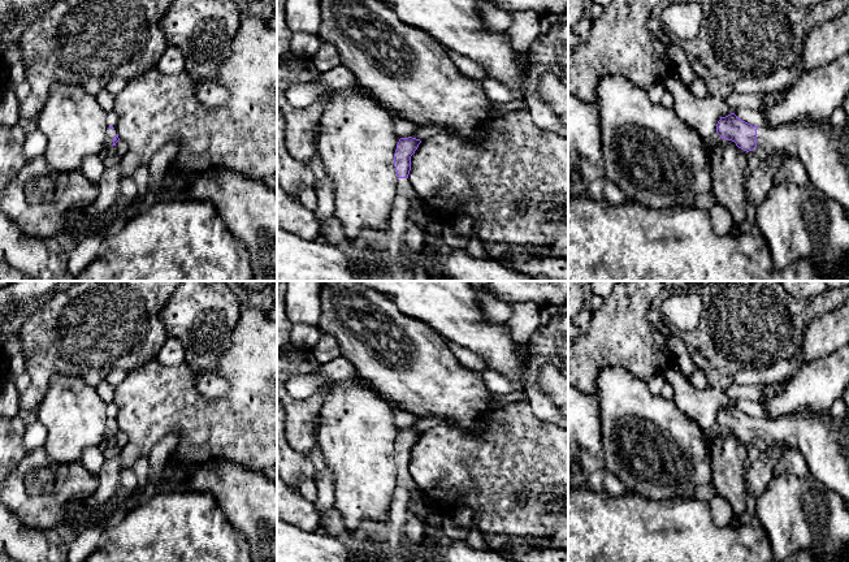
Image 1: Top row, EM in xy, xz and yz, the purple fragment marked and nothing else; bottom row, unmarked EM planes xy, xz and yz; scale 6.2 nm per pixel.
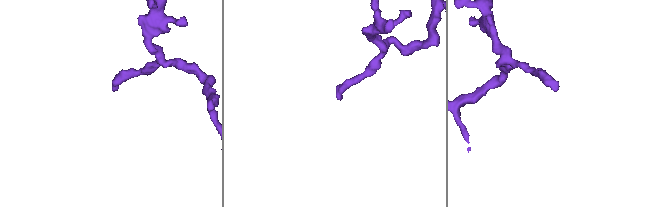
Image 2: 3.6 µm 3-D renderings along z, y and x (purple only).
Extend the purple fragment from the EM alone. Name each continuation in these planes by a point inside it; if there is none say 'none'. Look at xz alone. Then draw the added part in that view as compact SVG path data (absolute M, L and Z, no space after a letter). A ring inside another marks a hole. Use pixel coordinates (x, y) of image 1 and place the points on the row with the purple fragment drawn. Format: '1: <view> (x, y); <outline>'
1: xz (378, 255); M398 178L397 195L390 213L389 228L386 230L363 230L358 237L348 239L347 246L342 250L346 254L352 271L361 274L365 281L413 281L413 269L416 267L423 267L426 271L430 263L442 278L450 278L451 281L536 281L528 274L507 269L498 261L472 258L465 248L454 248L446 258L441 256L437 251L428 259L423 247L419 251L417 258L412 258L406 238L406 229L407 207L413 194L415 191L408 178Z

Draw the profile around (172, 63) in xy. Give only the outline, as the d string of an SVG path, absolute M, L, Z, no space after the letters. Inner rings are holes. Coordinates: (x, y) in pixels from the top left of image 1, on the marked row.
M168 46L156 68L168 75L176 75L185 69L185 56L174 46Z

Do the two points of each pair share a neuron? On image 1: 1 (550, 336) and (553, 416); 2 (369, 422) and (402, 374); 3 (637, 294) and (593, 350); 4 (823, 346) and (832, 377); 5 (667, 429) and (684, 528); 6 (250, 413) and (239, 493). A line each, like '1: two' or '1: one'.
1: one
2: two
3: one
4: two
5: two
6: two

